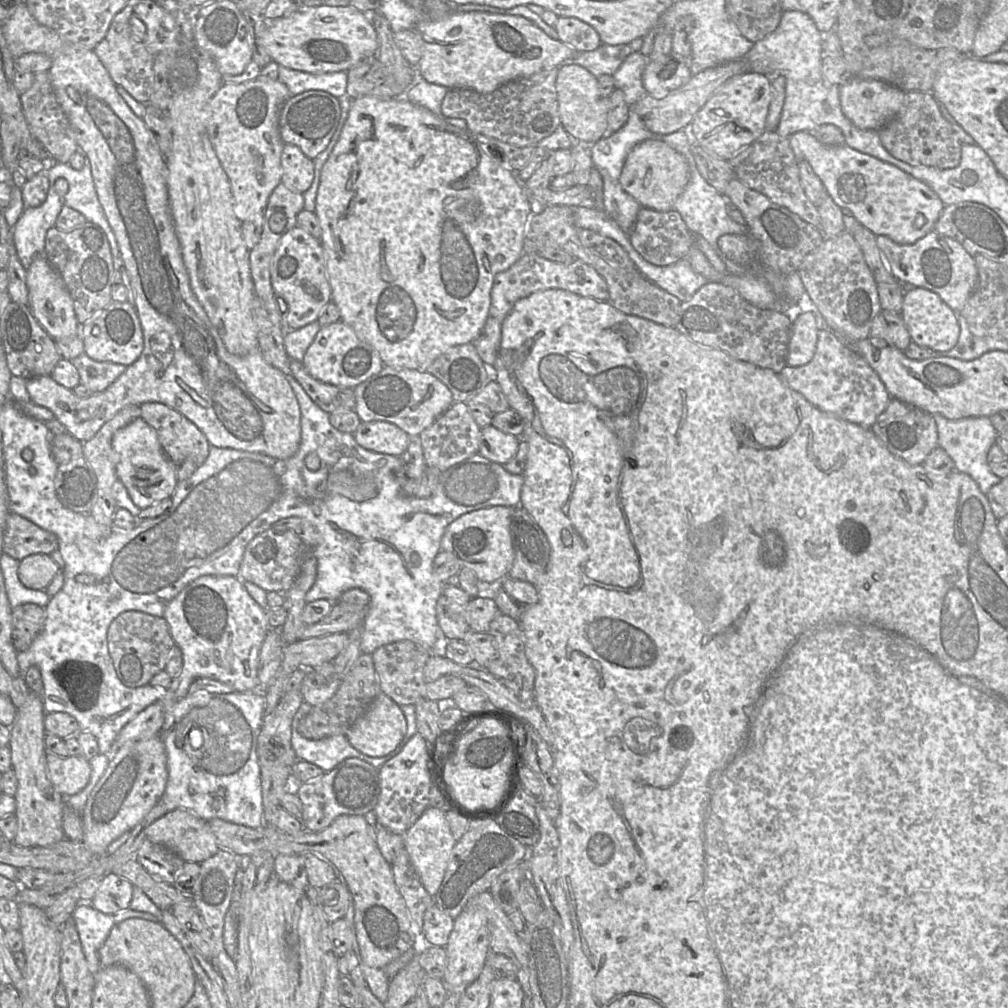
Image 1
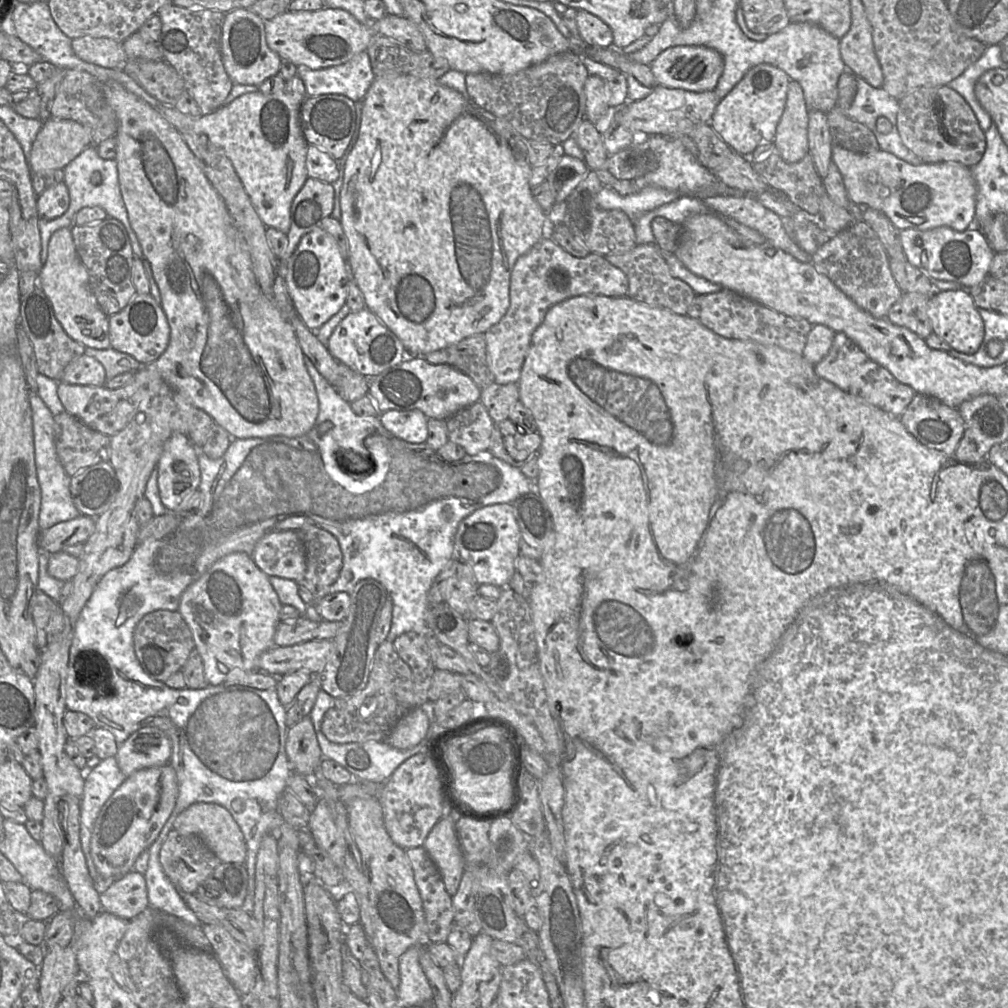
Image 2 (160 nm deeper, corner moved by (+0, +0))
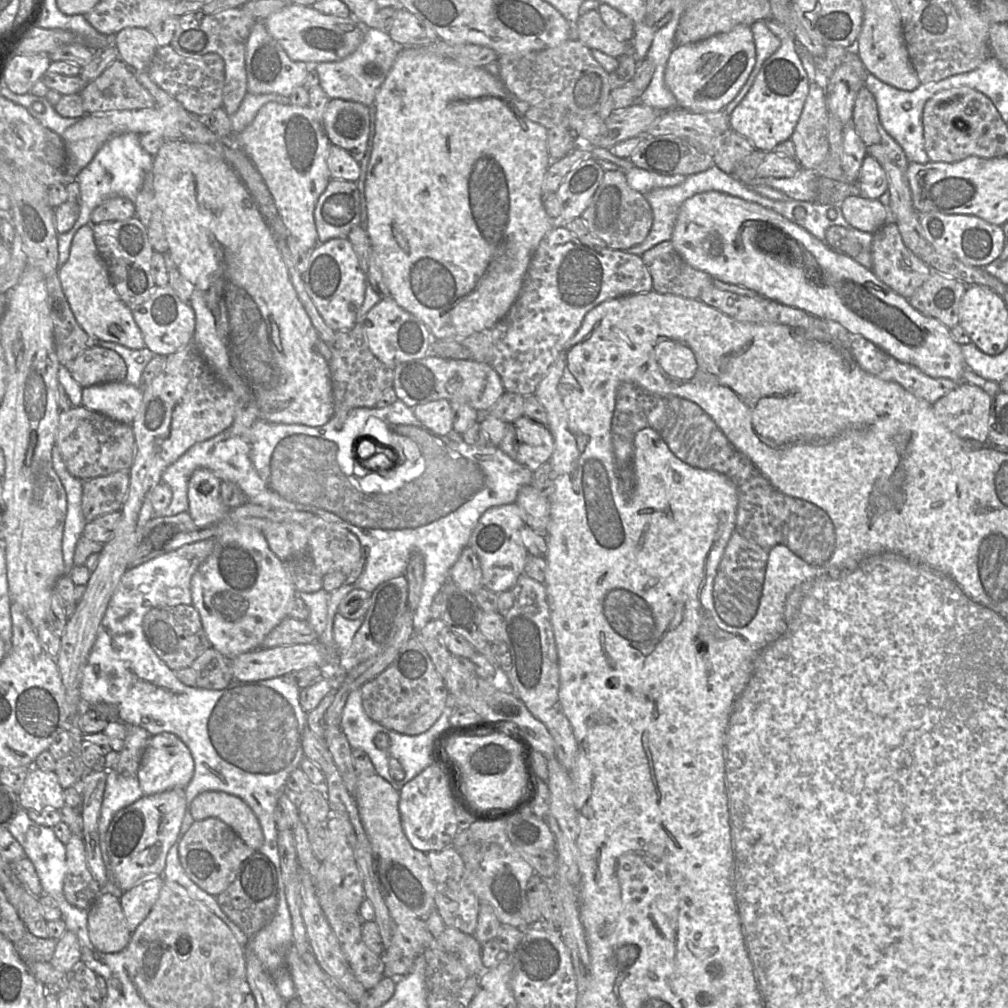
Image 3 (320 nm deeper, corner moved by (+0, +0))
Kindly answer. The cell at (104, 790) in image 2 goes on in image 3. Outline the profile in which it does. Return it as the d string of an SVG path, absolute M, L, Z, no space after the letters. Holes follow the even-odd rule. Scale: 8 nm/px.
M114 769L107 770L106 787L98 820L98 835L102 841L115 814L144 796L136 776L124 776Z

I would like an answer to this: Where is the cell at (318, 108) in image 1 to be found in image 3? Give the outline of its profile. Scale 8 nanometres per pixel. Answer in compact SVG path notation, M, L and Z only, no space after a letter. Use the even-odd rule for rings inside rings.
M330 99L321 122L332 145L346 150L358 162L364 158L370 137L367 106L344 99Z

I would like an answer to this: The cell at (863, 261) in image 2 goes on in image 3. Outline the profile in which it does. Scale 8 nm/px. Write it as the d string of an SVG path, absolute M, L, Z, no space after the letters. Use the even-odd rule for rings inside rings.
M888 222L873 234L870 269L896 293L909 298L933 274L931 268L903 243L897 224Z

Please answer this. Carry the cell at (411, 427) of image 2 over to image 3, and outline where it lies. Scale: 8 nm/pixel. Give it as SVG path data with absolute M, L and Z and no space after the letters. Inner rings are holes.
M448 400L428 402L412 409L420 423L434 434L446 436L453 431L454 413Z

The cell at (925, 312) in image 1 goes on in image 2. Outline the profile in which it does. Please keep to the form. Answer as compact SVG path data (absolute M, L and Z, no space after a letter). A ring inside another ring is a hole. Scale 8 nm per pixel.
M968 289L943 290L931 295L927 305L927 315L931 321L932 332L952 349L967 354L979 350L984 340L984 322Z

